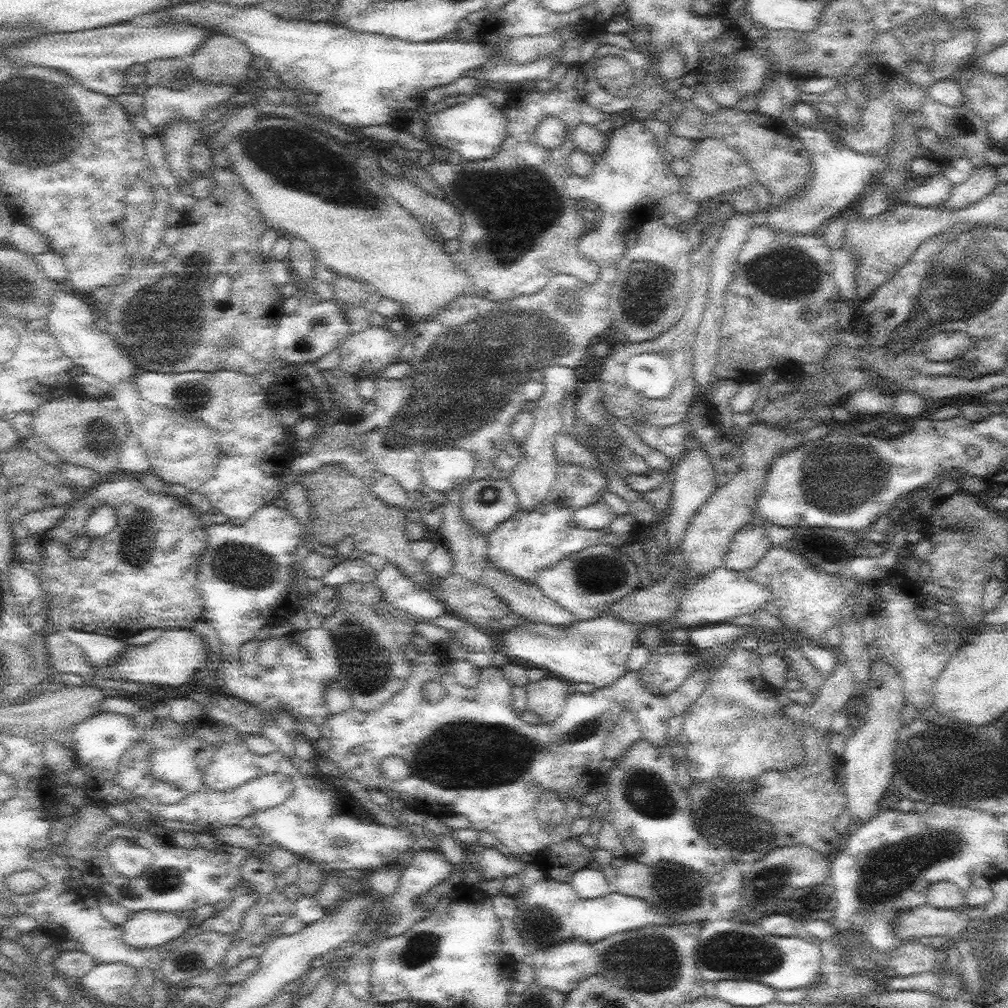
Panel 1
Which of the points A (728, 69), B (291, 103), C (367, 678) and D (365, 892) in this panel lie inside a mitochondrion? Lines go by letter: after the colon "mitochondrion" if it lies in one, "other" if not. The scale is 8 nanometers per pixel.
A: mitochondrion
B: other
C: mitochondrion
D: other

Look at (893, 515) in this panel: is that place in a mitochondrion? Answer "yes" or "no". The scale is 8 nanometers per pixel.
yes

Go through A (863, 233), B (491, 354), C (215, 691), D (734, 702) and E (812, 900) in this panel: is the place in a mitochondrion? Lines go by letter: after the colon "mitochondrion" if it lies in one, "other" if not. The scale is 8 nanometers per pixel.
A: other
B: mitochondrion
C: other
D: mitochondrion
E: mitochondrion

